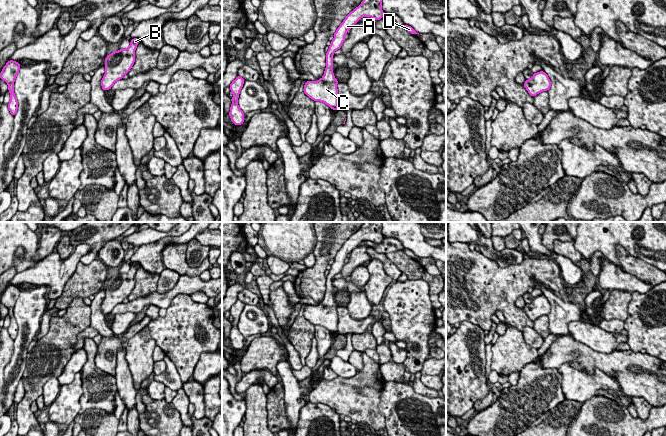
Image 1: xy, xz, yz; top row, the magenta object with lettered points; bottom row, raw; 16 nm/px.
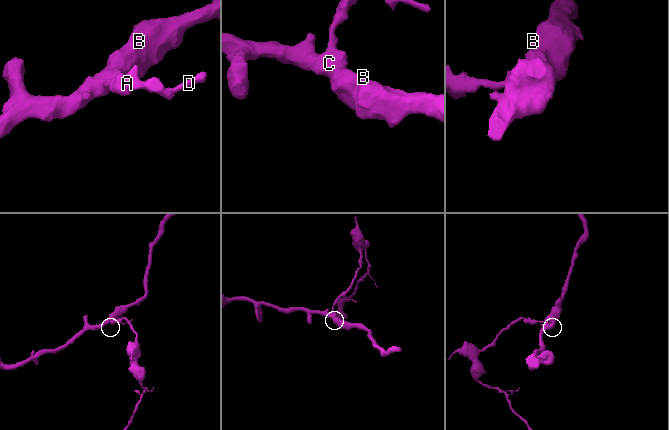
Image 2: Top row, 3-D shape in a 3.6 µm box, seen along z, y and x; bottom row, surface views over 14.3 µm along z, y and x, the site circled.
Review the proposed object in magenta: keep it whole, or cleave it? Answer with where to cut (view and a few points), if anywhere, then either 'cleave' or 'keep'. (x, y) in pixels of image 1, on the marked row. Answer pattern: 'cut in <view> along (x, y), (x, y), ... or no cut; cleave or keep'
no cut; keep

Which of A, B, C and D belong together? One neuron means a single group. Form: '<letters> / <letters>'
A B C D

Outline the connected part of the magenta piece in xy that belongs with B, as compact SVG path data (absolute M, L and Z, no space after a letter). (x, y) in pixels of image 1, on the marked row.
M133 38L127 49L120 49L106 56L105 74L100 82L104 91L110 90L115 82L128 74L135 62L135 50L139 41Z

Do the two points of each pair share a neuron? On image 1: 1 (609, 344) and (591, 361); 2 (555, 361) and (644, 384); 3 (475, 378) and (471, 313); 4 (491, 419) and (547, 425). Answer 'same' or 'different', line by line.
1: different
2: same
3: different
4: different

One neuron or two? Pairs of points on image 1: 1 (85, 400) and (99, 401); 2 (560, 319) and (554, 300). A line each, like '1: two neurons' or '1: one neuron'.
1: one neuron
2: one neuron

